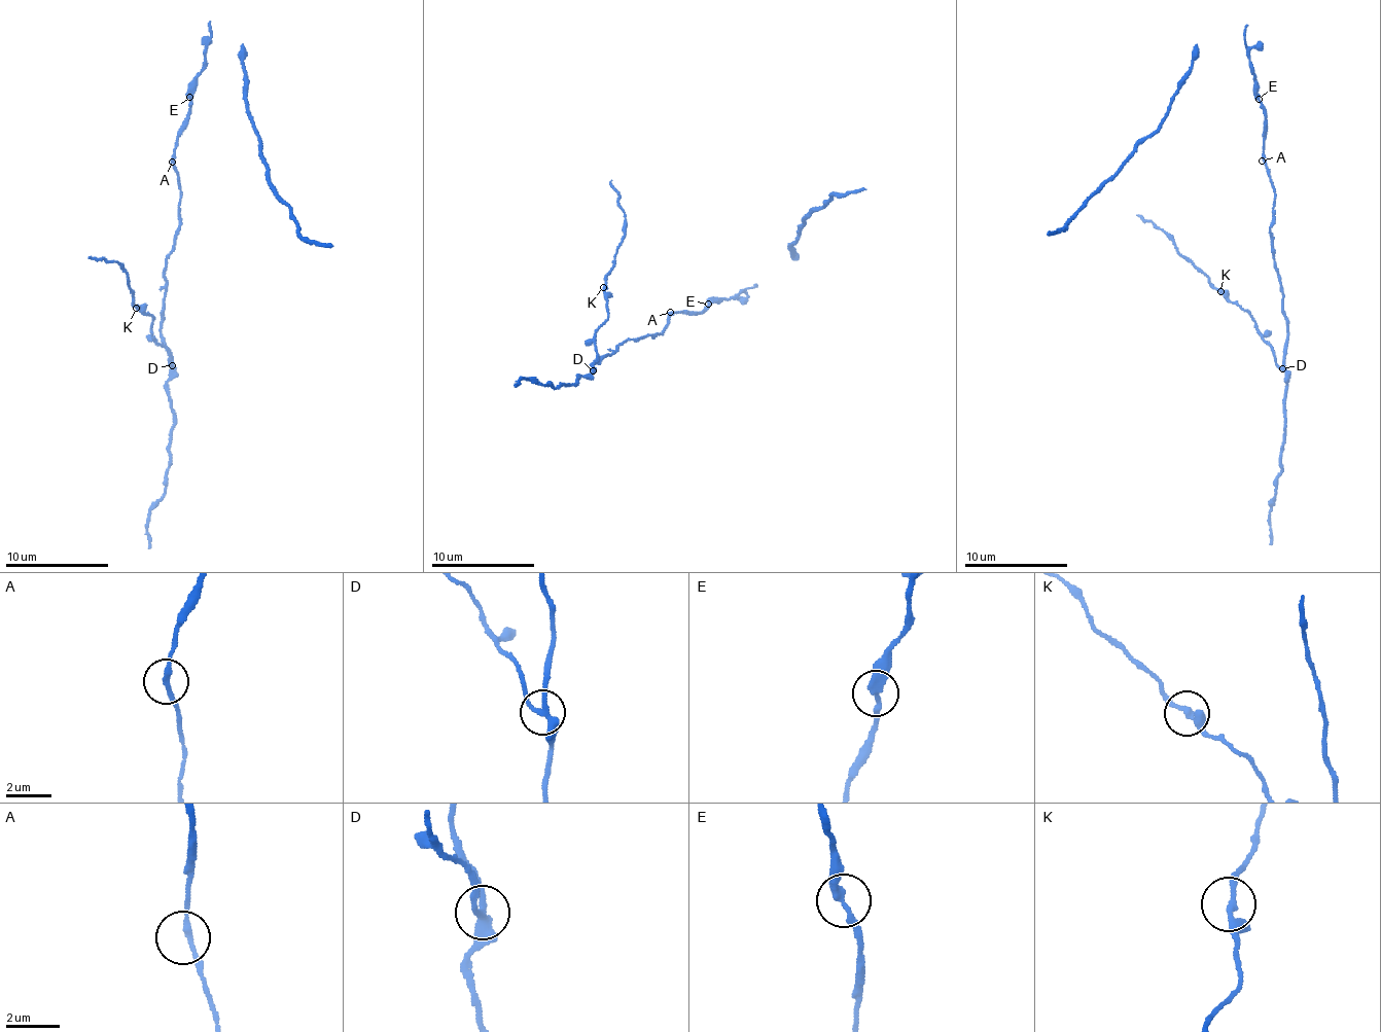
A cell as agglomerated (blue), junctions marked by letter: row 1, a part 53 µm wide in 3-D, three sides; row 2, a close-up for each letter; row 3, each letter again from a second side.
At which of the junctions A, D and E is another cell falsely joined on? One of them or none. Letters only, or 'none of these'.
D

